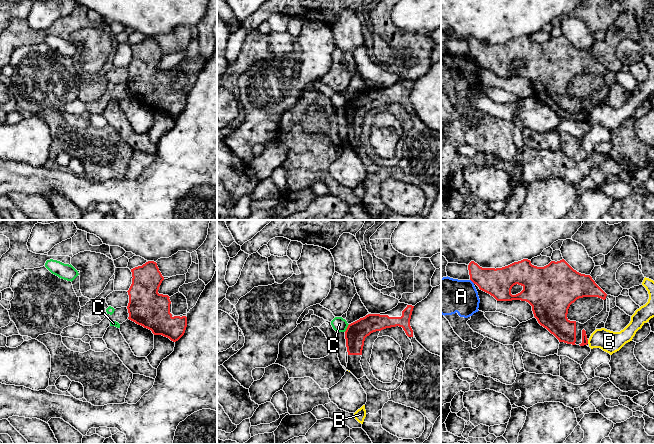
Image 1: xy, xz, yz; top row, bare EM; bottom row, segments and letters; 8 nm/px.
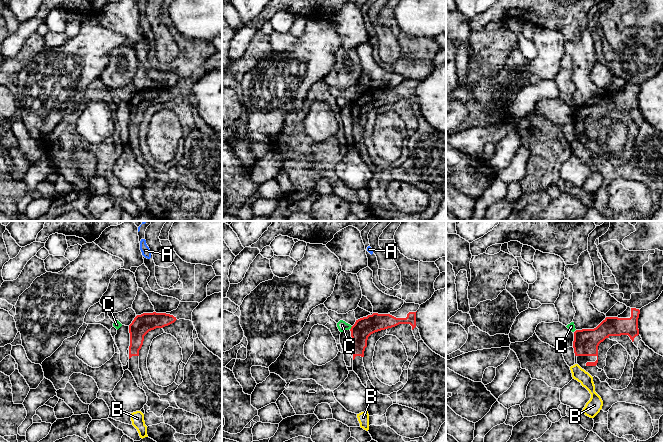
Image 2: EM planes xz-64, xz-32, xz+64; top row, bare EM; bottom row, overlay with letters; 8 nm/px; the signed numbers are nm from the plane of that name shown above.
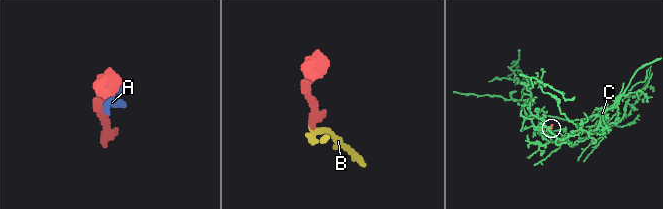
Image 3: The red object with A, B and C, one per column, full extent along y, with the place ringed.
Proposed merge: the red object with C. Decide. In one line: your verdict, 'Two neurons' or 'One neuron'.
Two neurons

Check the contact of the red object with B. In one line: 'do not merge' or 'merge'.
do not merge

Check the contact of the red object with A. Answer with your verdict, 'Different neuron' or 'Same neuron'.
Different neuron

